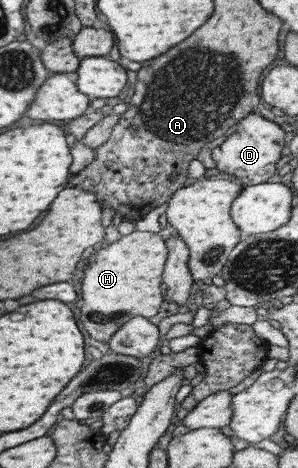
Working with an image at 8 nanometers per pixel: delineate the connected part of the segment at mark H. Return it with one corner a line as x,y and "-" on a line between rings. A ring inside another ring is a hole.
135,229
95,252
95,260
85,270
81,282
83,314
93,314
93,322
103,324
93,330
93,340
108,342
116,328
131,317
151,318
156,314
159,304
164,301
159,286
167,253
159,234

